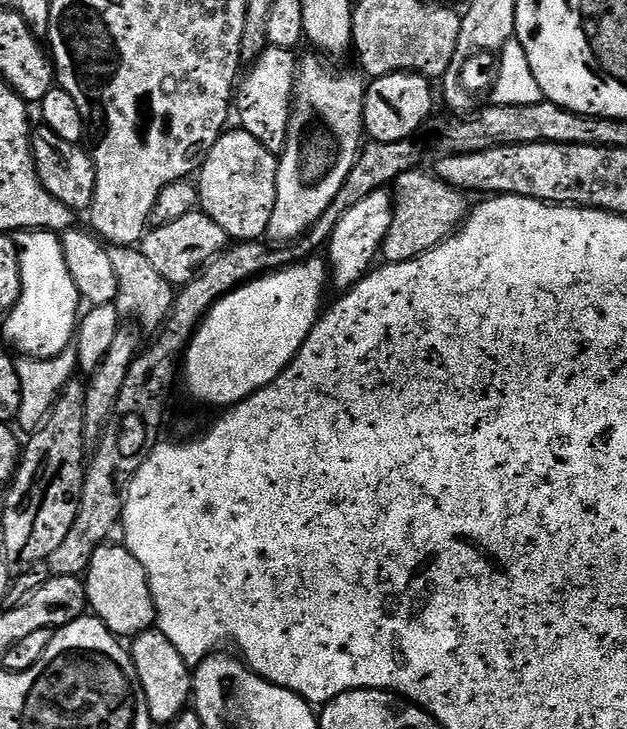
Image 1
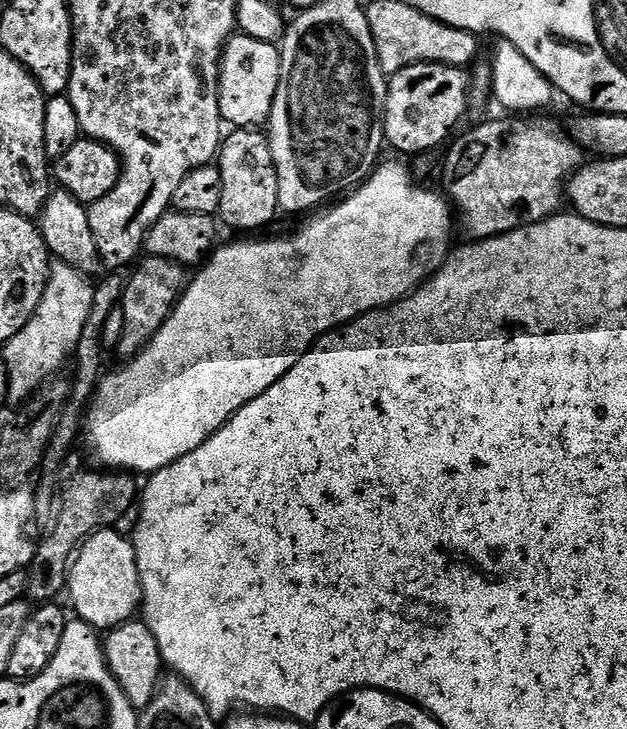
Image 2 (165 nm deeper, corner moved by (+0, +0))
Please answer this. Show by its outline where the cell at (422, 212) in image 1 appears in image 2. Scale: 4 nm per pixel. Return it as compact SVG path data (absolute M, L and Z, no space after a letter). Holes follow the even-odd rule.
M536 118L508 119L512 120L488 120L470 129L465 136L457 135L439 169L439 187L454 209L459 231L461 228L472 242L501 236L510 230L542 222L547 216L557 215L561 211L560 203L563 205L566 200L568 177L586 160L580 145L567 131L560 132L556 125L546 120L532 120Z

